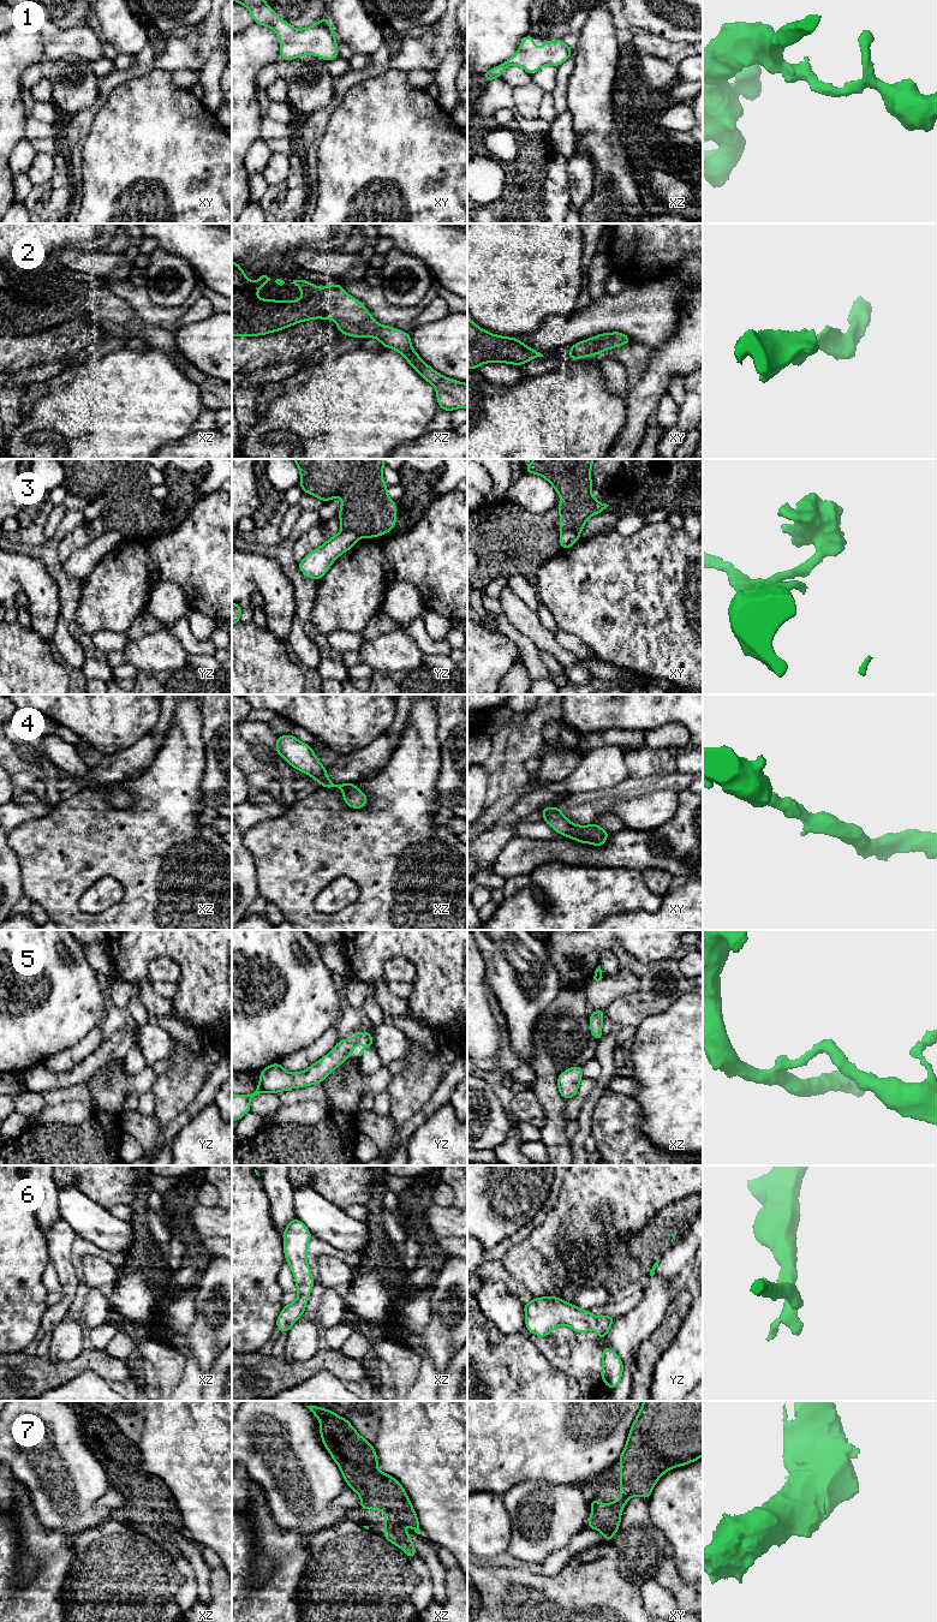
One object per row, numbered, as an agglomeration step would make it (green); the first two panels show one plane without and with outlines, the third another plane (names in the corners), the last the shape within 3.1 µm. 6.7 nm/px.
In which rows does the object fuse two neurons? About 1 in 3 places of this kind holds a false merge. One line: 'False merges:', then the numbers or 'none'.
False merges: 3

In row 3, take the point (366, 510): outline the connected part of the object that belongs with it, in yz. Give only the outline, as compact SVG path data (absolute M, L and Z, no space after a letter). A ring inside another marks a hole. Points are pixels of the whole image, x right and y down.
M292 459L300 472L299 485L304 493L321 499L323 502L339 496L342 502L339 511L341 529L350 529L362 538L381 537L395 527L396 502L388 496L388 485L382 477L384 459Z

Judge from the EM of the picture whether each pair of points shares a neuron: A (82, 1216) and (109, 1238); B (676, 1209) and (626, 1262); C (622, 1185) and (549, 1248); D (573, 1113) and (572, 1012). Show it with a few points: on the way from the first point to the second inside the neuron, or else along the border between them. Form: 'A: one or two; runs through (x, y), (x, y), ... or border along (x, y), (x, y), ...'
A: one; runs through (89, 1220), (102, 1230)
B: one; runs through (667, 1222), (639, 1250)
C: one; runs through (603, 1202), (578, 1227), (566, 1227), (564, 1229)
D: two; border along (566, 1101), (565, 1121)

